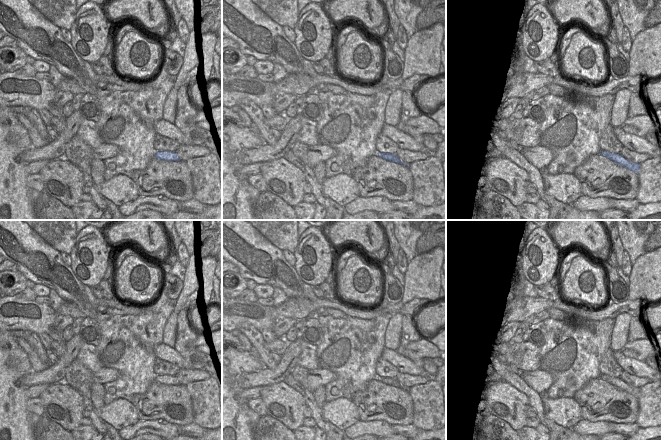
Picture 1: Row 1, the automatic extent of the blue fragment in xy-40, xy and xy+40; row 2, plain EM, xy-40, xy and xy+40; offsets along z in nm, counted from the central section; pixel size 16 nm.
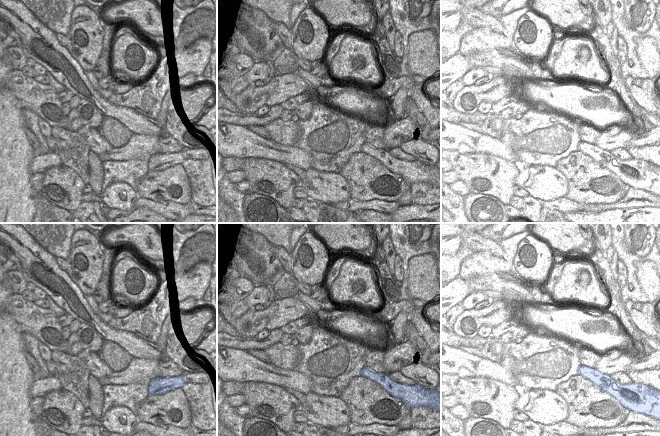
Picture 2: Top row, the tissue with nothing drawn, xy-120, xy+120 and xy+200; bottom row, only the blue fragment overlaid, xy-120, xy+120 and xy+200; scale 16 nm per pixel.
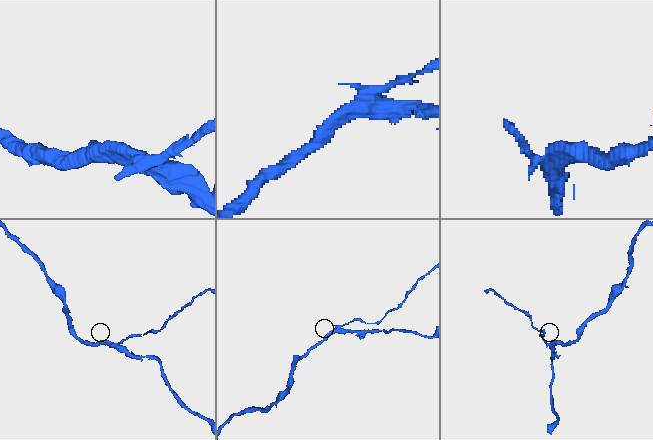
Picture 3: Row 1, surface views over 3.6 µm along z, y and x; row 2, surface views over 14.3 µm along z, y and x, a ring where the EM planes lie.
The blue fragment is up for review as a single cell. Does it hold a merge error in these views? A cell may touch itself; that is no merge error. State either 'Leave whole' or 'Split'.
Split

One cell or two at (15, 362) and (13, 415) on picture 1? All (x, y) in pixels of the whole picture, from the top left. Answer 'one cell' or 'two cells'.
one cell

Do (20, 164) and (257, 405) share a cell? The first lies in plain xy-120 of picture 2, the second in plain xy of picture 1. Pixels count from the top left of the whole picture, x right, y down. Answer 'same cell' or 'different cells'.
different cells

